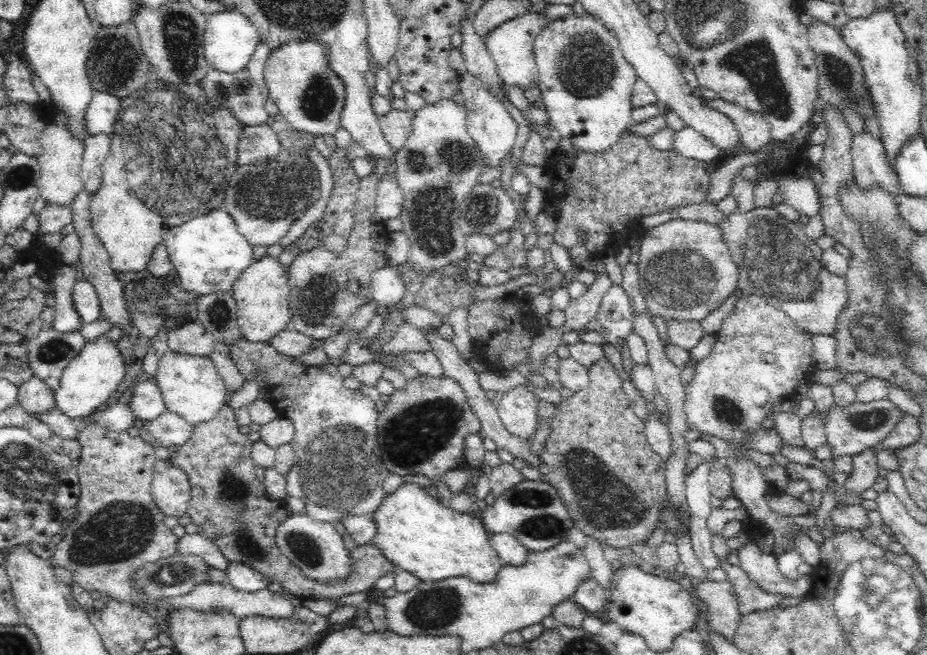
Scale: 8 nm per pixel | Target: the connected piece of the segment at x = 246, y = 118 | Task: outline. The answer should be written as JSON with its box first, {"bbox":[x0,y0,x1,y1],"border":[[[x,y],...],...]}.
{"bbox":[201,67,268,126],"border":[[[247,67],[234,74],[210,69],[201,80],[207,101],[211,108],[223,106],[245,126],[258,126],[266,123],[268,113],[264,109],[265,99],[260,87],[250,76]]]}

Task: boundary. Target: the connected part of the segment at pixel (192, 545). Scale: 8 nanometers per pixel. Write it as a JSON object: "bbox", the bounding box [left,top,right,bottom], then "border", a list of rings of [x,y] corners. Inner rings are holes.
{"bbox":[176,533,228,571],"border":[[[198,533],[185,534],[178,539],[176,553],[184,556],[194,555],[202,559],[209,567],[223,571],[226,564],[228,564],[218,547],[214,546],[214,543],[208,538],[204,538]]]}

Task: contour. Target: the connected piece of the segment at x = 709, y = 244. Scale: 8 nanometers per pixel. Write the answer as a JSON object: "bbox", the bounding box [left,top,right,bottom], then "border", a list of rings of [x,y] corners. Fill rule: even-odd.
{"bbox":[637,220,739,322],"border":[[[669,220],[654,228],[648,229],[648,231],[645,232],[644,239],[640,241],[640,246],[640,263],[637,265],[640,290],[644,295],[650,313],[652,315],[656,314],[656,316],[660,316],[660,318],[664,318],[665,321],[675,318],[676,320],[697,320],[698,322],[701,322],[701,320],[704,320],[711,312],[714,312],[714,310],[716,310],[729,296],[732,296],[737,288],[739,268],[734,262],[732,253],[730,252],[726,241],[723,239],[719,225],[706,224],[705,222],[696,222],[692,220]]]}

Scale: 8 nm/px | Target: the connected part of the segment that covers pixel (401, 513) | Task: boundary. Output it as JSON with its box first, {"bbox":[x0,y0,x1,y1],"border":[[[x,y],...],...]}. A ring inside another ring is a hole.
{"bbox":[370,483,501,583],"border":[[[402,483],[392,494],[388,494],[380,507],[370,514],[376,534],[372,536],[372,543],[399,570],[411,572],[422,581],[436,582],[466,576],[478,583],[492,583],[501,568],[497,552],[489,542],[490,533],[478,518],[472,517],[470,512],[460,513],[452,510],[444,501],[434,499],[428,490],[420,484]]]}

